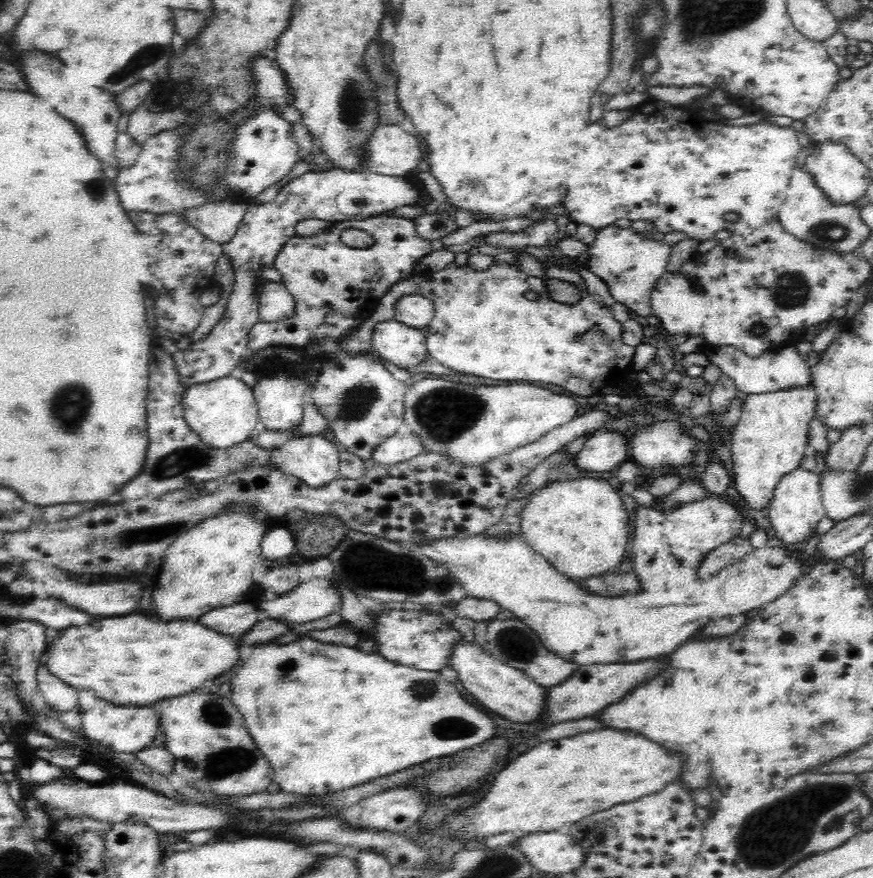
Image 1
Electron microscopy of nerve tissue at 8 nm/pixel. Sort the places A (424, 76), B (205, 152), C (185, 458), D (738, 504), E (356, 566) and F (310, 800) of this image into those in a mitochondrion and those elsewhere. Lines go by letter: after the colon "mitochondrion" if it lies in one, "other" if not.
A: other
B: mitochondrion
C: mitochondrion
D: other
E: mitochondrion
F: other

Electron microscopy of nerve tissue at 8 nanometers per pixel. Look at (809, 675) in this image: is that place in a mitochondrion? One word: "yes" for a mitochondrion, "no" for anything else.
no

